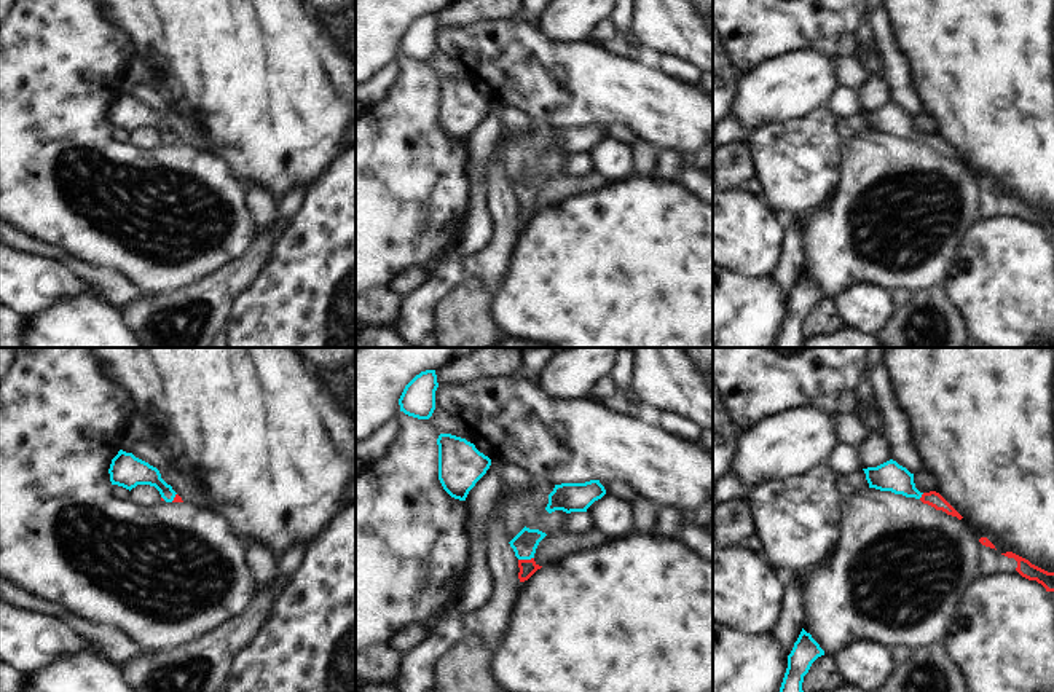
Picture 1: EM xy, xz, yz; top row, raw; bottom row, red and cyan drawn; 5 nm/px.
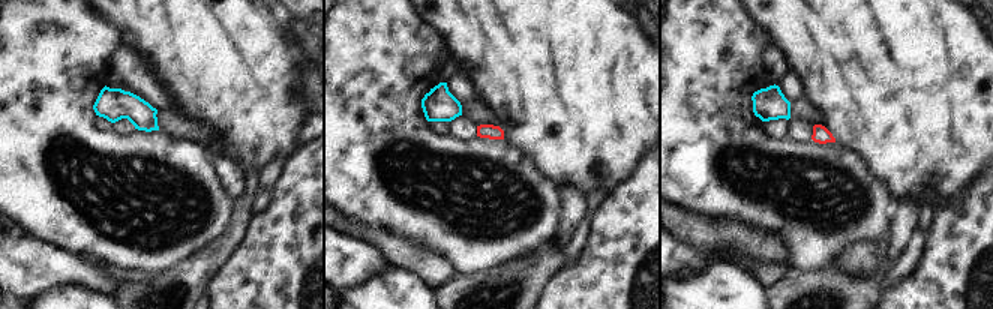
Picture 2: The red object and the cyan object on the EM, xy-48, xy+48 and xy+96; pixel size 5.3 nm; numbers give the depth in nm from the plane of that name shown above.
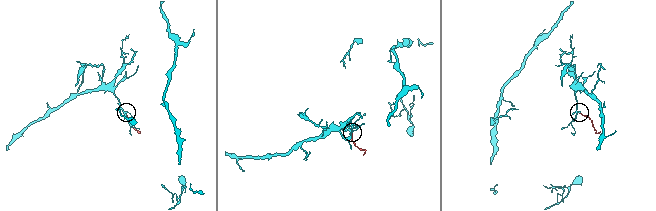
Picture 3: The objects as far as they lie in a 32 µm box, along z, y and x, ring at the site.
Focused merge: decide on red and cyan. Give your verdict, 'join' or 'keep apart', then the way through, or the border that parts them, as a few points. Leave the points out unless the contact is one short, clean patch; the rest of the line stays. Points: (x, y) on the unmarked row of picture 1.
join | across xz (526, 209), (525, 203), (525, 185)

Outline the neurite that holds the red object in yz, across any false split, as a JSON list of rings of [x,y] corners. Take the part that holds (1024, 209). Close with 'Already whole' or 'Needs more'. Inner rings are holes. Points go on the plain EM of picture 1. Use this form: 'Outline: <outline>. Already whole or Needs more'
Outline: [[[1006,195],[1006,196],[1001,196],[1008,201],[1014,201],[1017,204],[1017,210],[1016,214],[1028,222],[1028,223],[1036,223],[1038,226],[1041,226],[1046,234],[1054,234],[1054,215],[1048,215],[1035,207],[1032,207],[1028,202],[1013,196],[1013,195]]]. Already whole.

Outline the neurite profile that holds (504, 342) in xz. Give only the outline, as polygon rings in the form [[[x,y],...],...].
[[[502,336],[494,346],[491,348],[553,348],[544,343],[533,343],[526,340],[510,340],[507,336]]]

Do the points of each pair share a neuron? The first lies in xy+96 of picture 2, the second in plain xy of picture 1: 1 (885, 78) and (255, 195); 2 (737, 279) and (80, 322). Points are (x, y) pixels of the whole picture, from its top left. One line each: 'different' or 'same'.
1: different
2: same

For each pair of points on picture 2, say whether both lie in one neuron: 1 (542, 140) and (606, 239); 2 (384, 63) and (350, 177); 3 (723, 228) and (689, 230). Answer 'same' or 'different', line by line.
1: different
2: same
3: same

